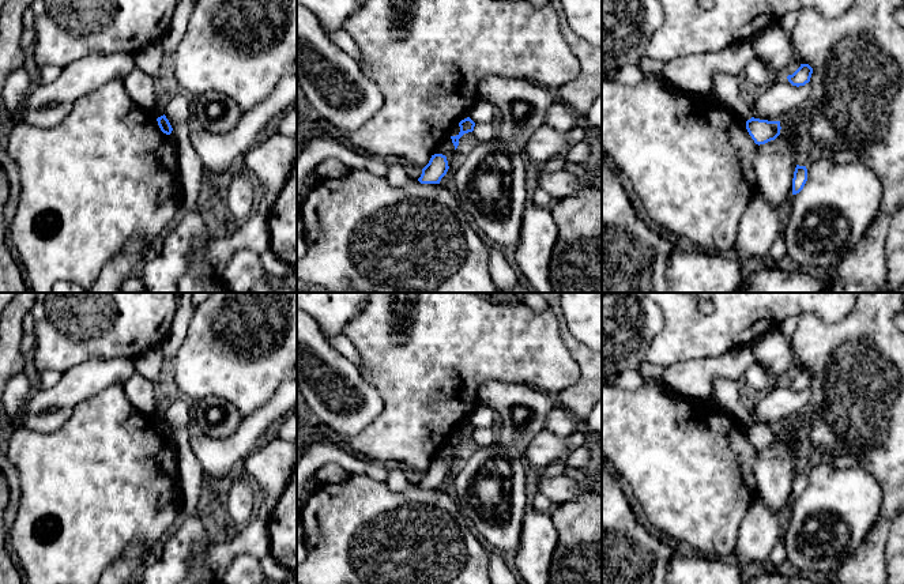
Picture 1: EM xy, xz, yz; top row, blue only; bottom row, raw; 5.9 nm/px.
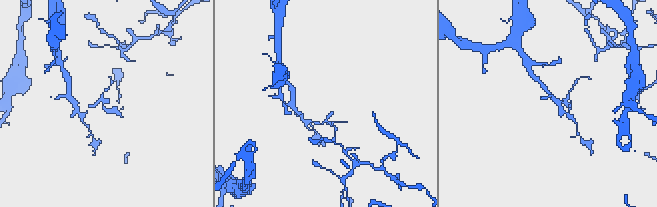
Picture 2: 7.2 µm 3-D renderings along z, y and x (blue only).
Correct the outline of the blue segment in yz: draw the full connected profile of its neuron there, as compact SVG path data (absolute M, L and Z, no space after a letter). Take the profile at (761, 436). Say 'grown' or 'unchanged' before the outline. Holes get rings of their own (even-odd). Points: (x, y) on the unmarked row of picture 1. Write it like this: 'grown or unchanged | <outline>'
unchanged | M752 422L746 426L746 434L756 449L765 449L780 440L780 426L768 426Z

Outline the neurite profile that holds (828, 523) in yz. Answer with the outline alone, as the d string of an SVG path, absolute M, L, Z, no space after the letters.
M820 460L806 474L807 486L799 498L792 500L784 534L787 561L801 574L830 577L863 543L881 512L884 494L879 482L858 464L836 468Z

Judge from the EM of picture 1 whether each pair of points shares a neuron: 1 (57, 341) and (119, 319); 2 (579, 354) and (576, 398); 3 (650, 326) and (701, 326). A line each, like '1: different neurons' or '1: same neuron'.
1: same neuron
2: same neuron
3: different neurons

